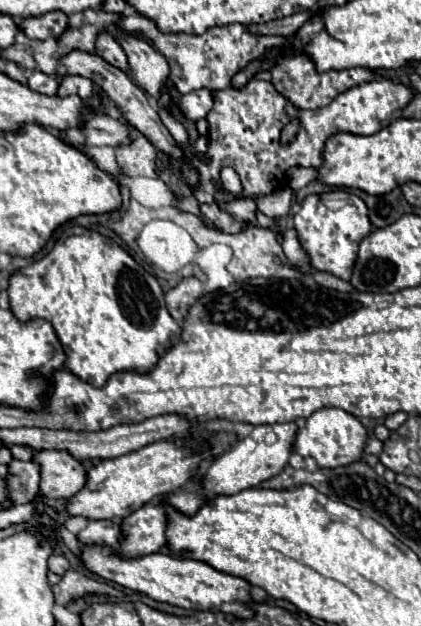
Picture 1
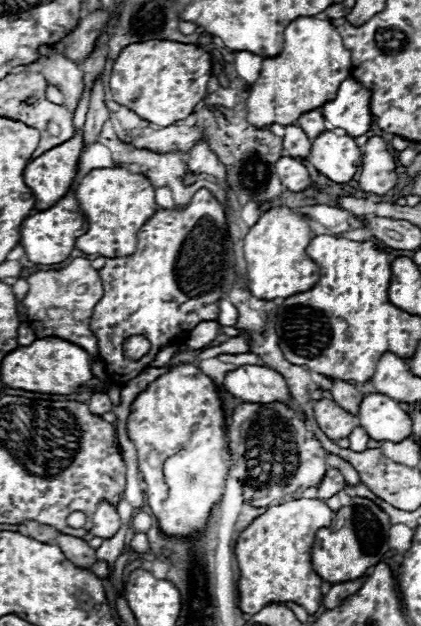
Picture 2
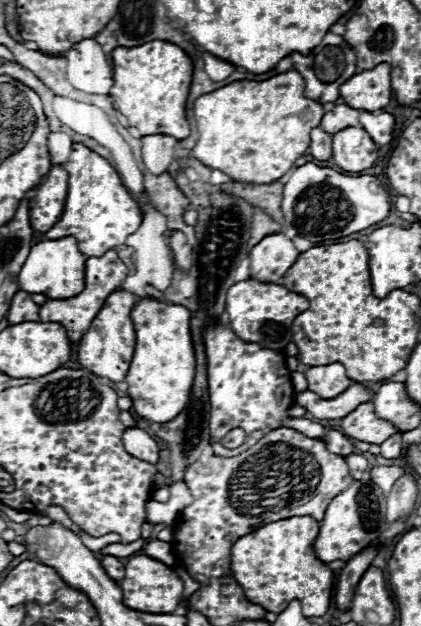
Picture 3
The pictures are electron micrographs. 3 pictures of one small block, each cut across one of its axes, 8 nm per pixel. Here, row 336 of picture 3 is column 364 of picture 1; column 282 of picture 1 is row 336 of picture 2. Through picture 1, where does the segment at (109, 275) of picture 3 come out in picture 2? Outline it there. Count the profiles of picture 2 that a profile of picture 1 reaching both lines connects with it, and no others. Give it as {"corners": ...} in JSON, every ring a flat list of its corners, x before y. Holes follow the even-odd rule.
{"corners":[[74,258,66,268,60,270,38,270,26,278,30,290,26,298,22,300,28,322,38,334,36,338,62,338,68,340,82,350,88,352,90,358,98,358,98,340,90,330,90,318,94,312,94,306,102,300,102,280,98,270,90,266,90,260,86,258]]}

